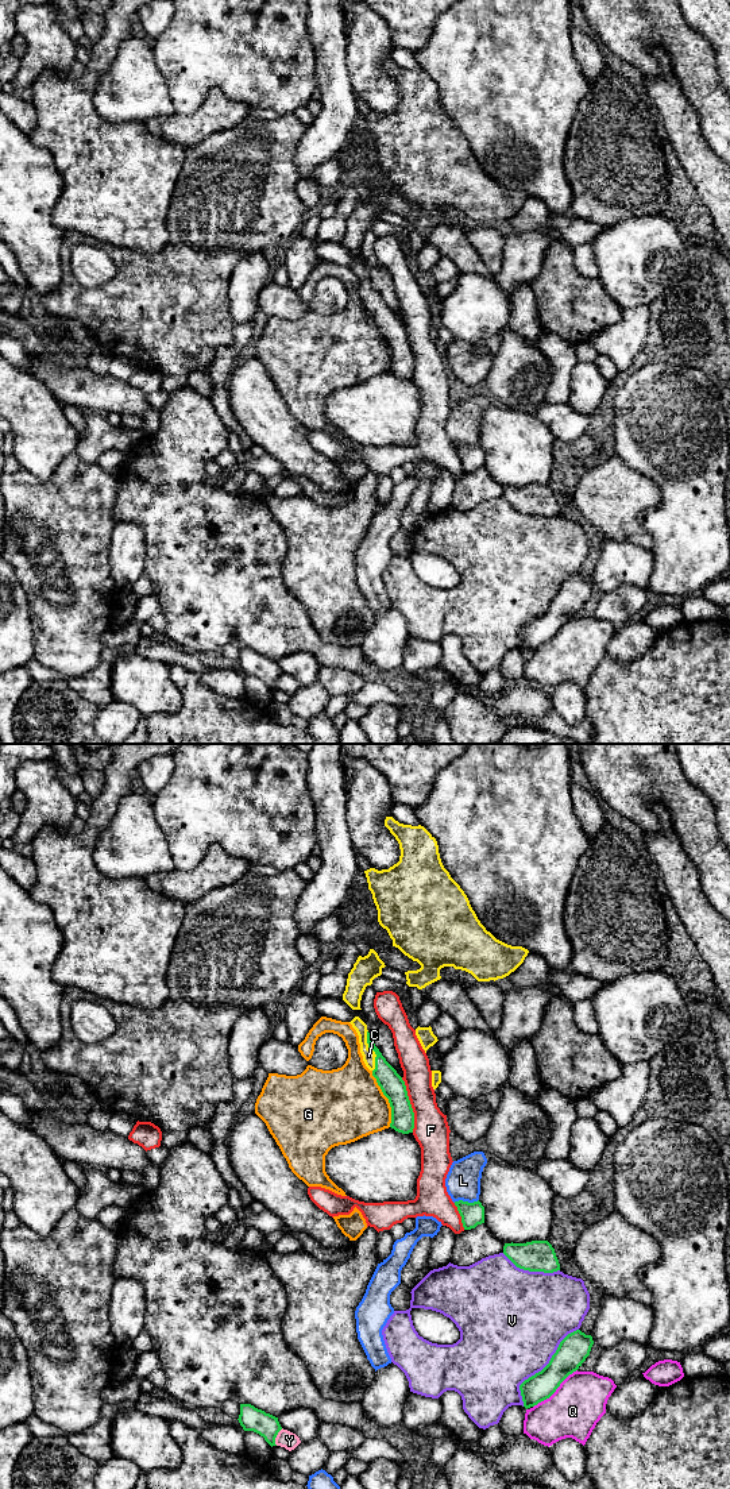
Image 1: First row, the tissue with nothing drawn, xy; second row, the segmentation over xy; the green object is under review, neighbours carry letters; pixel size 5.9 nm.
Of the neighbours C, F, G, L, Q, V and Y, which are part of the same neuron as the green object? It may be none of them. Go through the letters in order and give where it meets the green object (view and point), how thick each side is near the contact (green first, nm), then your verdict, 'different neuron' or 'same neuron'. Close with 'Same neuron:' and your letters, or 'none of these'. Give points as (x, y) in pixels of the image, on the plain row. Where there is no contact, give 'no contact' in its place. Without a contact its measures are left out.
C: contact xy (373, 293); calibres 140 and 80 nm; same neuron
F: contact xy (410, 348); calibres 140 and 220 nm; different neuron
G: contact xy (387, 342); calibres 140 and 440 nm; different neuron
L: contact xy (466, 446); calibres 140 and 200 nm; different neuron
Q: contact xy (555, 635); calibres 180 and 320 nm; different neuron
V: contact xy (544, 612); calibres 180 and 480 nm; different neuron
Y: contact xy (275, 681); calibres 140 and 100 nm; different neuron
Same neuron: C

